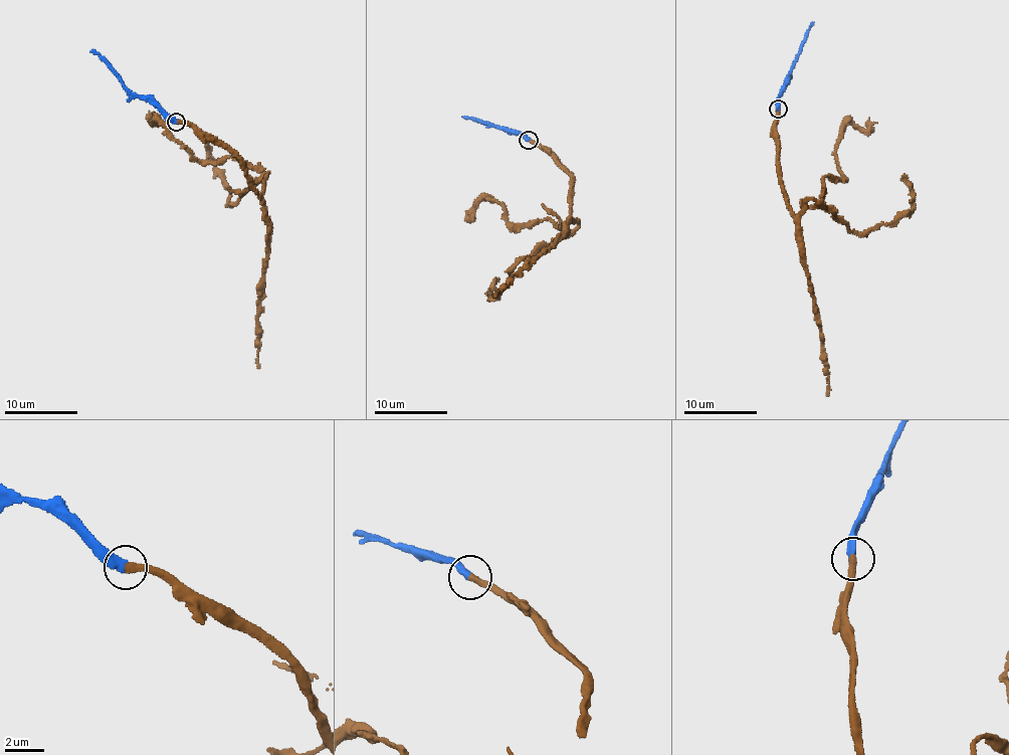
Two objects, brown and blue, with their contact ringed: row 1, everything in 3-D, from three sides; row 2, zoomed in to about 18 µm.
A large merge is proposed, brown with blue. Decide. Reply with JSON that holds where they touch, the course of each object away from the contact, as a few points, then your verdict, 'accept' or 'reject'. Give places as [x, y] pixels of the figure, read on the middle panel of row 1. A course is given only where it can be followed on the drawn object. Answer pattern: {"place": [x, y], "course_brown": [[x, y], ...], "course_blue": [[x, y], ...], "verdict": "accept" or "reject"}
{"place": [528, 140], "course_brown": [[529, 141], [570, 174], [572, 232], [550, 219], [510, 224], [489, 197], [470, 222]], "course_blue": [[527, 140], [520, 135], [462, 117]], "verdict": "accept"}

